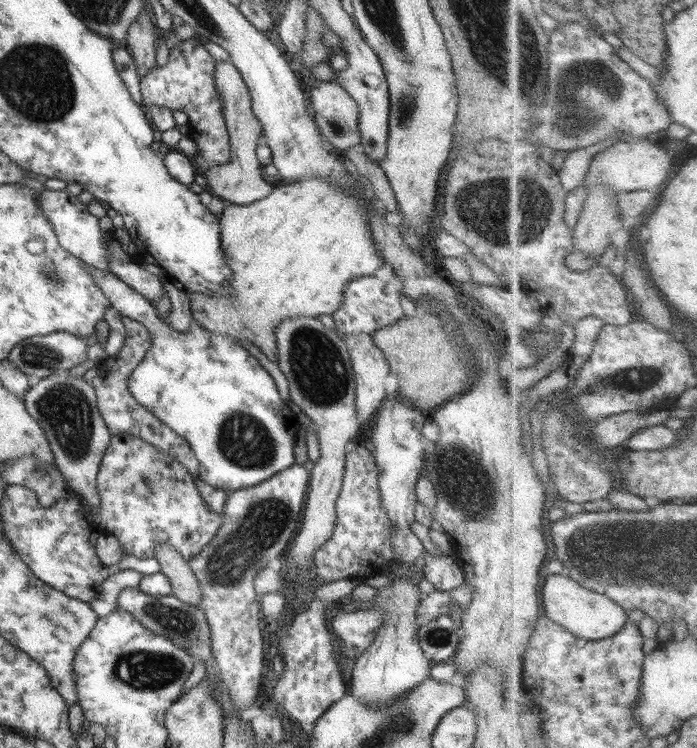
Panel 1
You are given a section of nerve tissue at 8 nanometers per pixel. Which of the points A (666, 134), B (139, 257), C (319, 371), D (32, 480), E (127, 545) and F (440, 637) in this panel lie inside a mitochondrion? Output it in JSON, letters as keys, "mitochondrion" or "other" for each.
{"A":"other","B":"other","C":"mitochondrion","D":"other","E":"other","F":"mitochondrion"}

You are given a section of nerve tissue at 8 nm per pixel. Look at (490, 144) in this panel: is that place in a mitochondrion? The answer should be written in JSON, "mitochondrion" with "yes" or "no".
{"mitochondrion":"no"}

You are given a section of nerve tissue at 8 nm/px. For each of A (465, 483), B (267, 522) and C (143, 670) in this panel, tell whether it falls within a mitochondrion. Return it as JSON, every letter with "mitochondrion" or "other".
{"A":"mitochondrion","B":"mitochondrion","C":"mitochondrion"}

